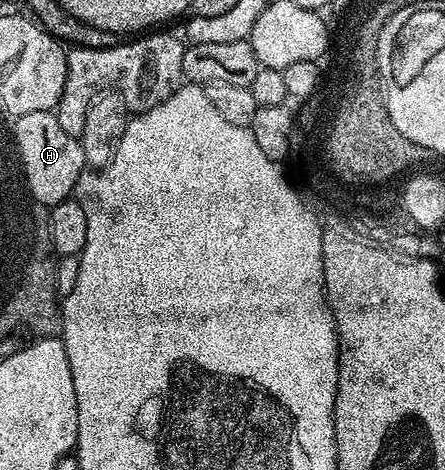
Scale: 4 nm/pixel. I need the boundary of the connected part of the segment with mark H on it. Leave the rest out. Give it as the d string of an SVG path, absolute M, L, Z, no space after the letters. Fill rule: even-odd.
M34 111L18 117L20 145L23 146L24 160L31 178L30 191L34 199L51 207L69 200L75 194L76 185L86 172L84 149L79 140L62 131L55 112Z

